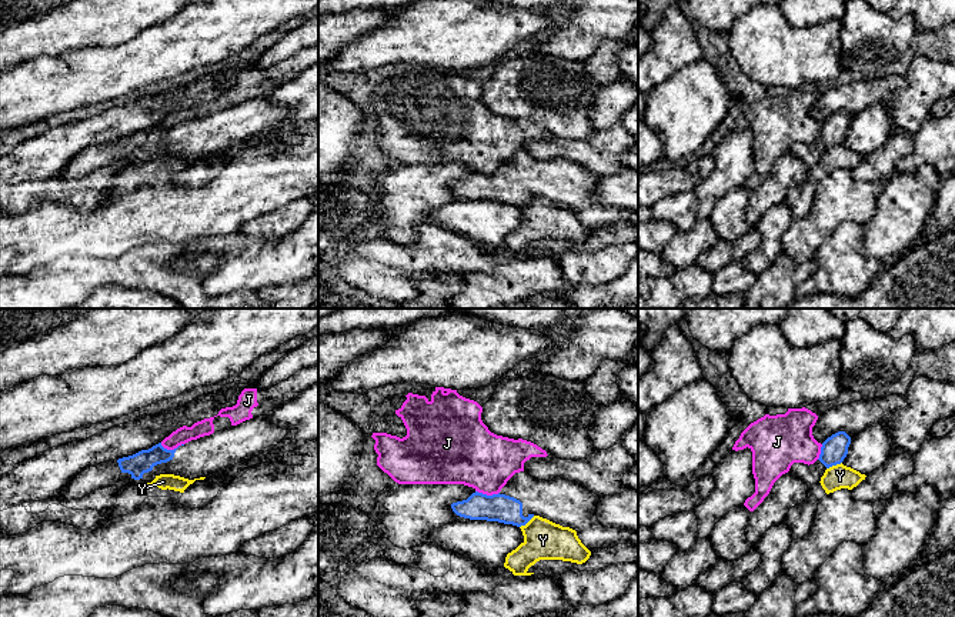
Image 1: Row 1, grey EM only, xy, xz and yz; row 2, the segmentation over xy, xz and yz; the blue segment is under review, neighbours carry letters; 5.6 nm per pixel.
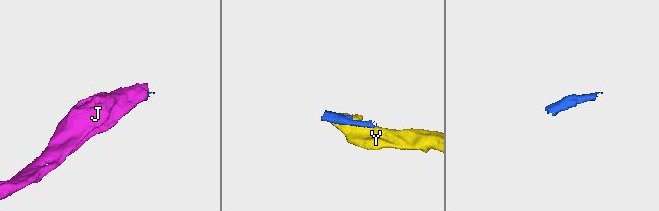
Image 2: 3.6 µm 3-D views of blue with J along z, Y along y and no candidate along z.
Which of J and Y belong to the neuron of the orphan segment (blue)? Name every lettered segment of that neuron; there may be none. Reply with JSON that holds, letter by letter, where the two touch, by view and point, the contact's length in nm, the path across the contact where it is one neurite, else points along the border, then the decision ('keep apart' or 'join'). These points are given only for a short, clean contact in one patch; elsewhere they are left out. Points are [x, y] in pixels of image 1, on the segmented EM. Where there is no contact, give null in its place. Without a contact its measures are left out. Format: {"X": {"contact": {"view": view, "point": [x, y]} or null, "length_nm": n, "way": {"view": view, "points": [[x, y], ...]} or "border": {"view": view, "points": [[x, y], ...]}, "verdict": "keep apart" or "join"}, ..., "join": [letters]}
{"J": {"contact": {"view": "xy", "point": [172, 450]}, "length_nm": 140, "border": {"view": "xy", "points": [[183, 443], [173, 449], [164, 449], [160, 444]]}, "verdict": "keep apart"}, "Y": {"contact": {"view": "yz", "point": [834, 464]}, "length_nm": 100, "verdict": "keep apart"}, "join": []}

